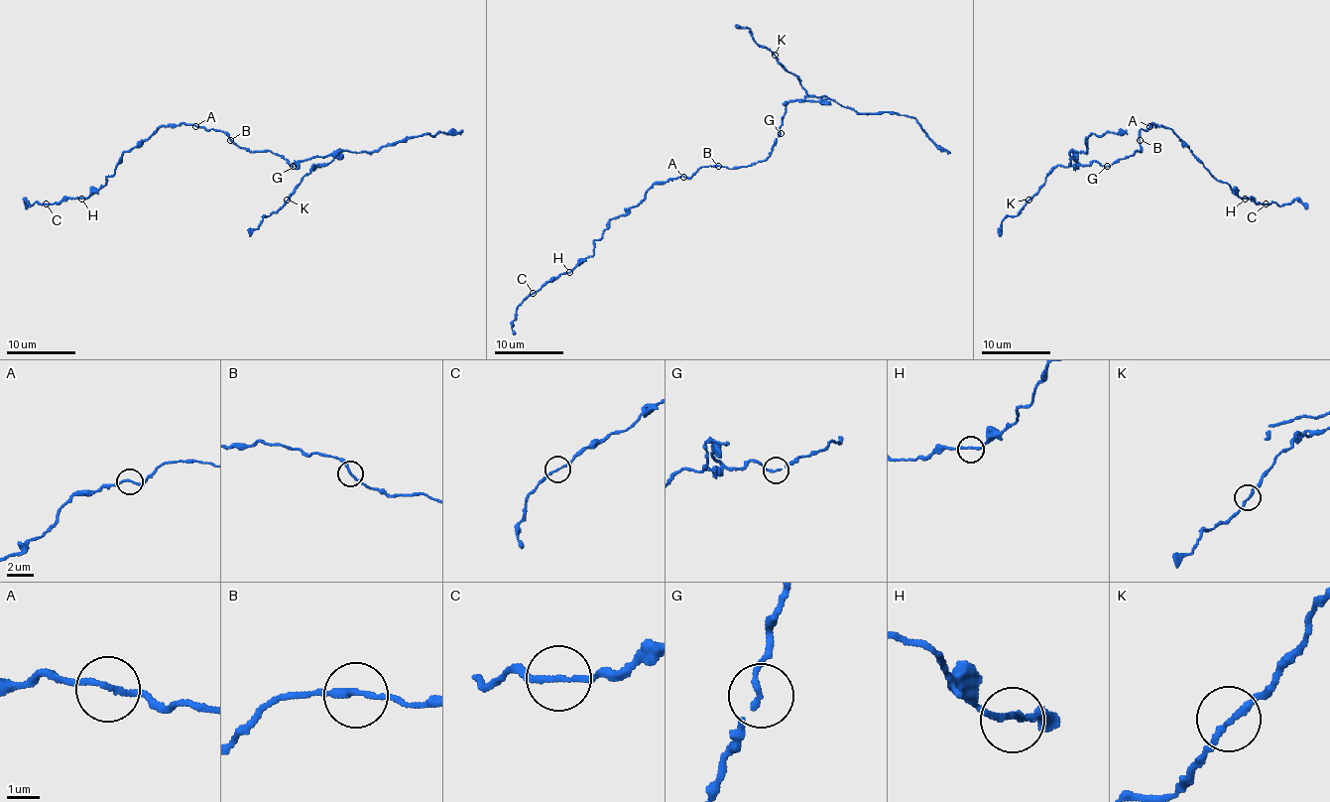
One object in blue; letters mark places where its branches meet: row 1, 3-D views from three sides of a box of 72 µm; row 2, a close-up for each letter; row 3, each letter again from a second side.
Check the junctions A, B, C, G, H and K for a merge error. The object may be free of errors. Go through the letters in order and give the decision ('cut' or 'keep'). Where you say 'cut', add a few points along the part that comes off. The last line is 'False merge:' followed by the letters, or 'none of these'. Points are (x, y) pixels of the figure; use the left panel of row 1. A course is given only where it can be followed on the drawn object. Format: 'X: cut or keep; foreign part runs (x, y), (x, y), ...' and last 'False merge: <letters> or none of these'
A: keep
B: keep
C: keep
G: keep
H: keep
K: keep
False merge: none of these

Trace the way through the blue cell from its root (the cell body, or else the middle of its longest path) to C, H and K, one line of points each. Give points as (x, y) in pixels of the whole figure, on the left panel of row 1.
C: (225, 133), (181, 122), (160, 126), (137, 147), (127, 150), (106, 183), (87, 197), (64, 197), (46, 203)
H: (225, 133), (181, 122), (160, 126), (137, 147), (123, 154), (115, 173), (106, 178), (104, 185), (81, 199)
K: (225, 133), (241, 147), (270, 150), (291, 166), (313, 157), (334, 156), (329, 163), (313, 166), (288, 199)

